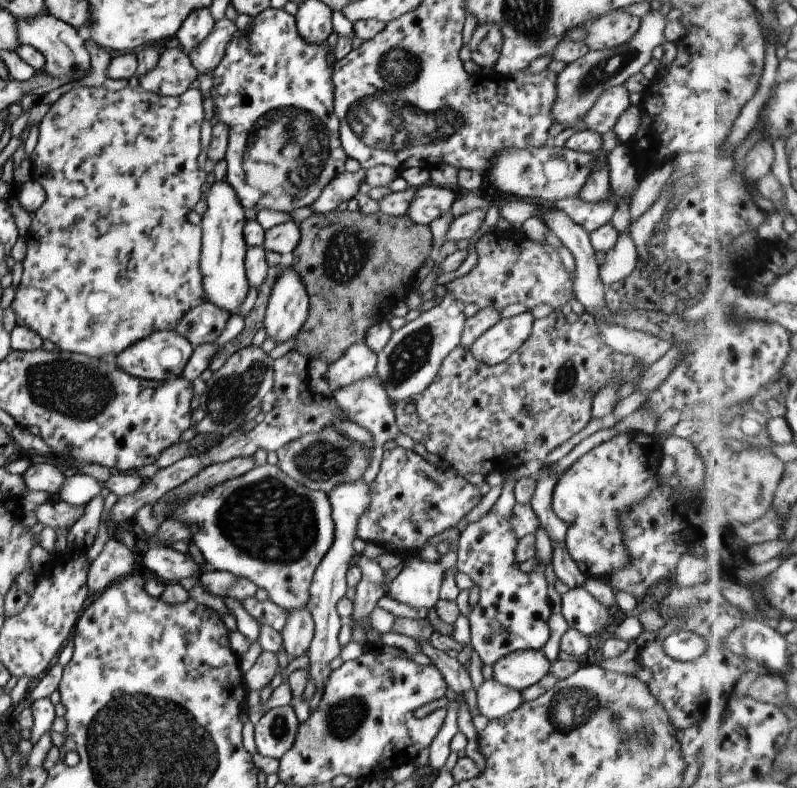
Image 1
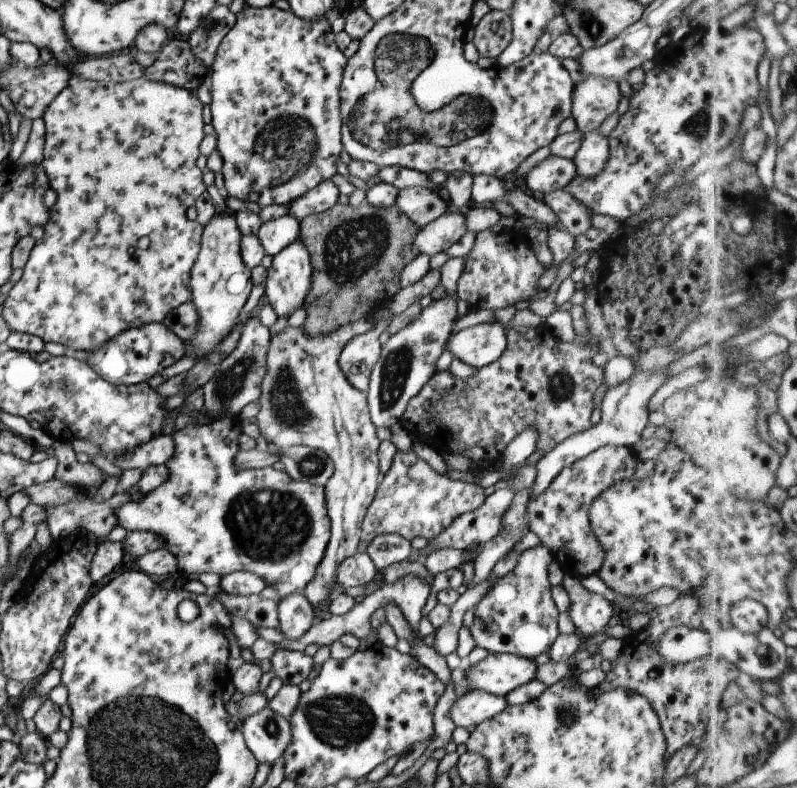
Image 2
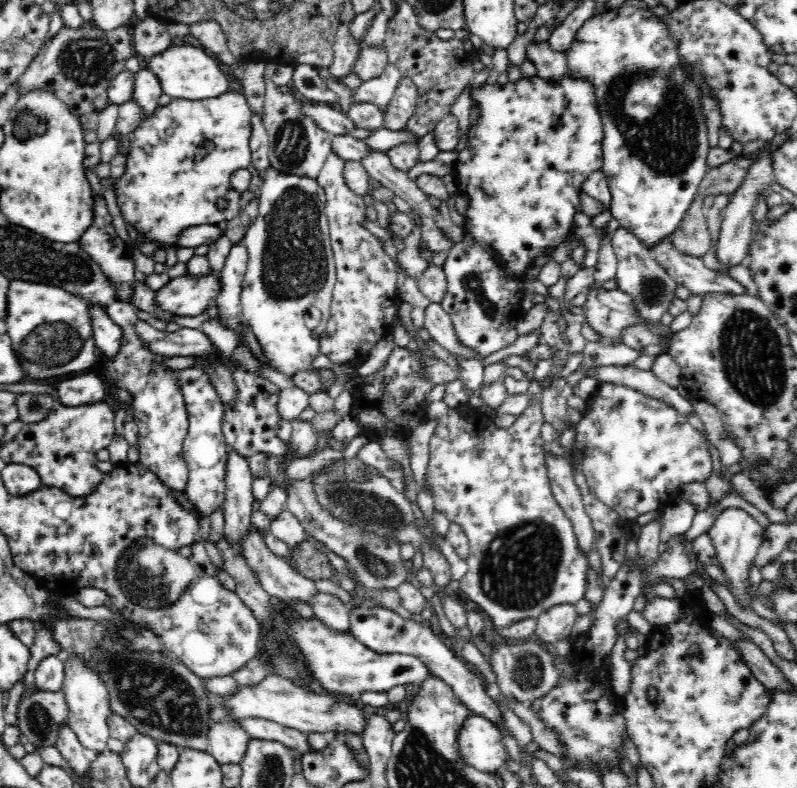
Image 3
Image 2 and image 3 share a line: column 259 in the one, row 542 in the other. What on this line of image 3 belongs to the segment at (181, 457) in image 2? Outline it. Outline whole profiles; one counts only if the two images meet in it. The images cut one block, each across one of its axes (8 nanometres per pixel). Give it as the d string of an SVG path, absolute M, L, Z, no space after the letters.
M536 380L529 384L527 390L529 405L522 414L517 416L515 422L511 426L506 426L506 428L494 425L494 418L490 418L486 413L482 413L482 409L467 408L466 404L459 403L456 406L450 407L446 415L437 419L434 434L429 440L429 463L426 472L426 485L428 485L430 493L432 493L435 510L444 514L450 523L458 524L458 526L462 527L462 531L466 534L470 544L470 554L466 558L468 570L464 577L459 580L460 590L491 618L495 628L499 631L519 620L527 618L537 619L542 612L546 612L552 606L558 606L558 604L572 604L575 606L578 600L582 600L586 596L587 568L589 566L587 555L578 547L578 540L576 540L572 521L570 521L555 500L549 482L546 454L544 454L546 447L543 446L544 441L540 437L540 428L542 428L542 424L545 422L543 408L540 405L543 399L543 390L544 386L542 383Z

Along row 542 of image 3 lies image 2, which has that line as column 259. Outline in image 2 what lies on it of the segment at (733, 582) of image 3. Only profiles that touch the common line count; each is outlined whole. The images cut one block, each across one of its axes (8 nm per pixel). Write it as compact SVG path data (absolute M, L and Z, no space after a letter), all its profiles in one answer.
M267 707L244 720L242 736L257 763L271 764L290 744L290 721Z

